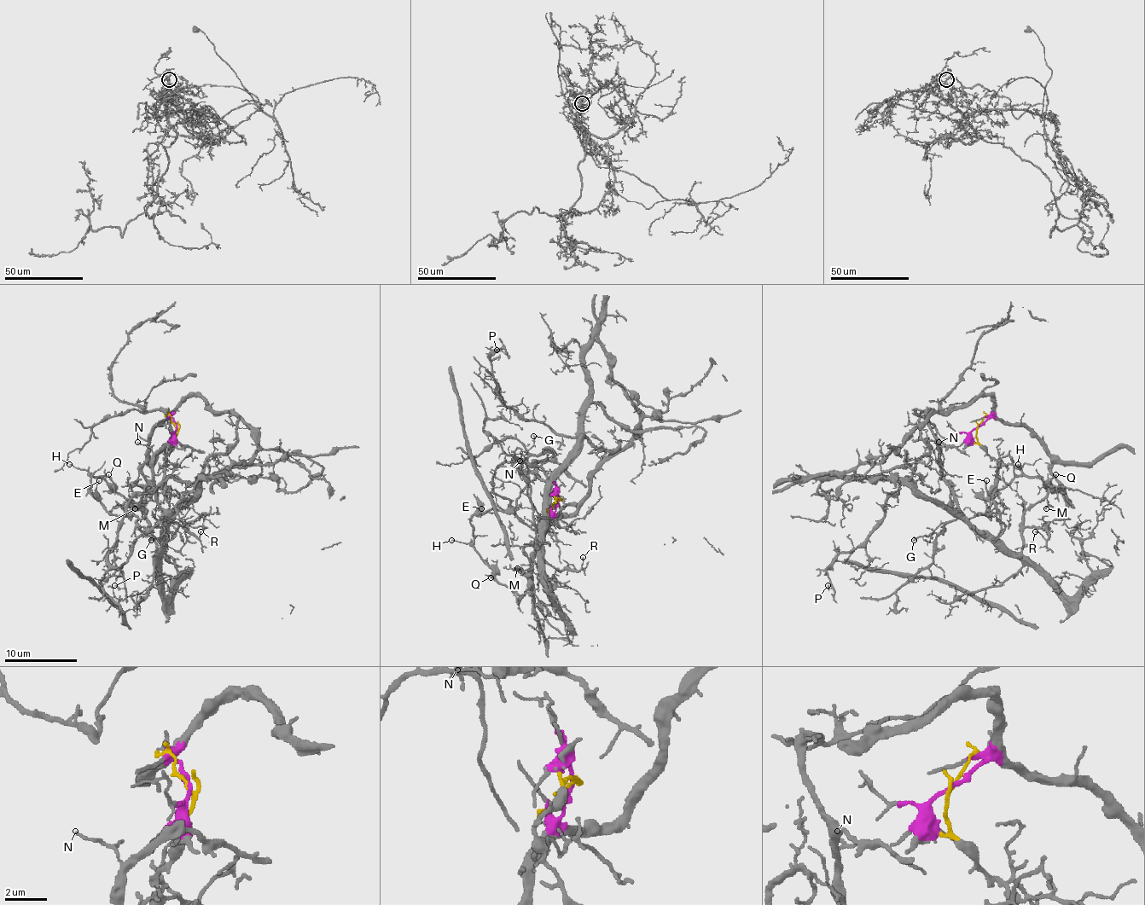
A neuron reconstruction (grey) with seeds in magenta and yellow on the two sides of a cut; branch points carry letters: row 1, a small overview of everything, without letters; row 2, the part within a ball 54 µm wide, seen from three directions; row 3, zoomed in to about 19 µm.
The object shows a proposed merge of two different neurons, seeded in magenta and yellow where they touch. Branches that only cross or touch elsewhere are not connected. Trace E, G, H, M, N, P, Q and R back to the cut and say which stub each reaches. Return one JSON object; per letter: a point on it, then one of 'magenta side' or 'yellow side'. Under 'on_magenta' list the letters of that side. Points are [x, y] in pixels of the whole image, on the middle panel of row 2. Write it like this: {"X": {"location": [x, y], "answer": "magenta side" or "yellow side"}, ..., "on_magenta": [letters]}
{"E": {"location": [481, 508], "answer": "magenta side"}, "G": {"location": [533, 436], "answer": "yellow side"}, "H": {"location": [451, 540], "answer": "magenta side"}, "M": {"location": [517, 568], "answer": "yellow side"}, "N": {"location": [520, 461], "answer": "yellow side"}, "P": {"location": [496, 350], "answer": "yellow side"}, "Q": {"location": [491, 577], "answer": "magenta side"}, "R": {"location": [583, 557], "answer": "yellow side"}, "on_magenta": ["E", "H", "Q"]}

